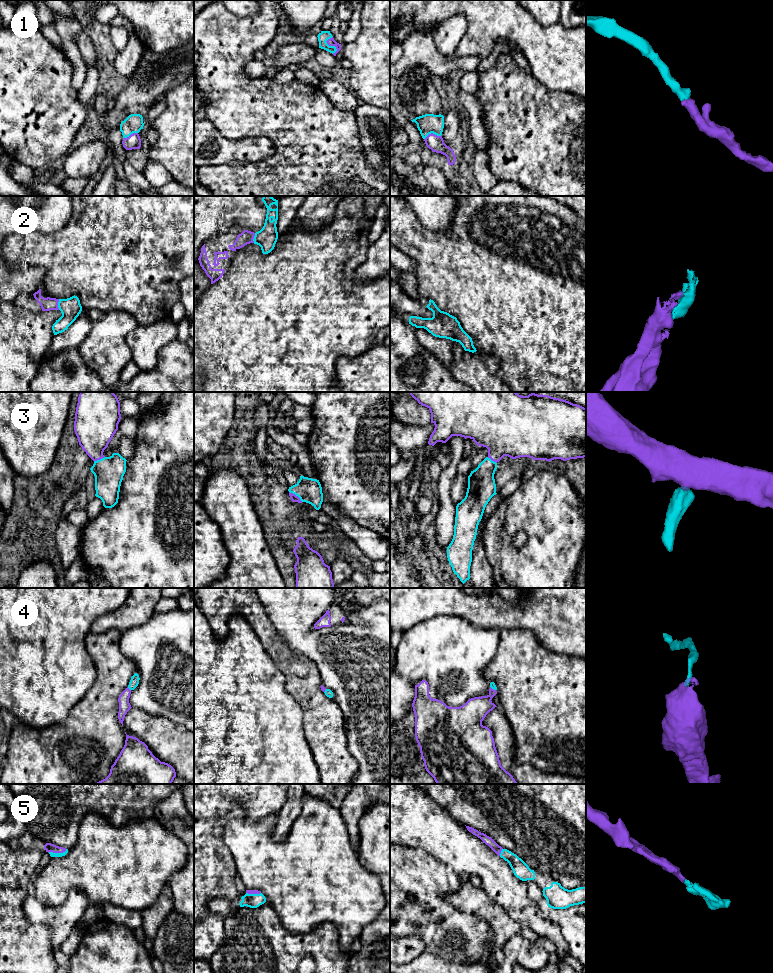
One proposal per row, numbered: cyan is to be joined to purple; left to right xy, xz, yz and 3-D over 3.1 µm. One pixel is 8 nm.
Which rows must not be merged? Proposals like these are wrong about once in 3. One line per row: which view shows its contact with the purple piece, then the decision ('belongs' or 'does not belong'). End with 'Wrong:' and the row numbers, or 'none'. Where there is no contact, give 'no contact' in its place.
1: contact in xz; belongs
2: contact in xy; belongs
3: contact in xz; belongs
4: contact in xy; belongs
5: contact in xy; belongs
Wrong: none

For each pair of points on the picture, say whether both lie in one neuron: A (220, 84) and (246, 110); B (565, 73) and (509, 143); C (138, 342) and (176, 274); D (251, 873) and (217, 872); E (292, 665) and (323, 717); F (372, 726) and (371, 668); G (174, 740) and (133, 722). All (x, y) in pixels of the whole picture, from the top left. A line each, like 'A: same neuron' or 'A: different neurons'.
A: same neuron
B: different neurons
C: different neurons
D: different neurons
E: same neuron
F: same neuron
G: same neuron

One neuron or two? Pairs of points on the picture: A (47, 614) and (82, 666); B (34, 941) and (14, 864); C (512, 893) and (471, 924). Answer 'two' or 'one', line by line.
A: one
B: one
C: two

